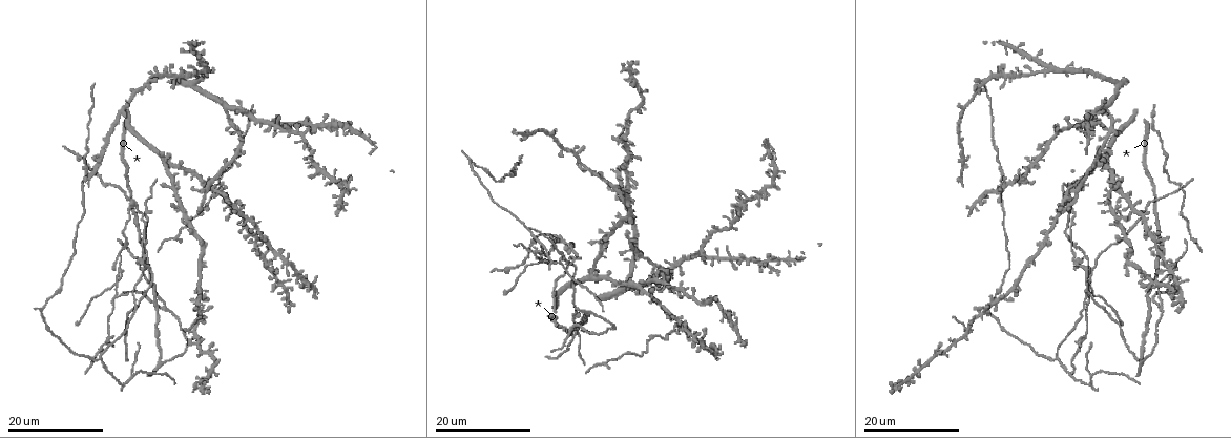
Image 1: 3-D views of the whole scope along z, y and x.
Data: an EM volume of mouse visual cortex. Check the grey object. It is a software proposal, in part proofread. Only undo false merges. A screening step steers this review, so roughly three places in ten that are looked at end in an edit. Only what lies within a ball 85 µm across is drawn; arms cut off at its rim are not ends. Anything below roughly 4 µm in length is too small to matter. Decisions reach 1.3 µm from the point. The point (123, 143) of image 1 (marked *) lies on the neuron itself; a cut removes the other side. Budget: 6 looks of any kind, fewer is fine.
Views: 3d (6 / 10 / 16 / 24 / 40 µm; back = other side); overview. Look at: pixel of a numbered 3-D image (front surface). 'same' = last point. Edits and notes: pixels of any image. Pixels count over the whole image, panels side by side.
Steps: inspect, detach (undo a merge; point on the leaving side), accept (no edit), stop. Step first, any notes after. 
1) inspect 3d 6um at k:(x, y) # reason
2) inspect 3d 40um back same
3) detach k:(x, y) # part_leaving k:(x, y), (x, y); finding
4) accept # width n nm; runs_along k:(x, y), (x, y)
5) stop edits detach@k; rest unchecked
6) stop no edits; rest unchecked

inspect 3d 24um at 1:(1093, 272) # arms part here

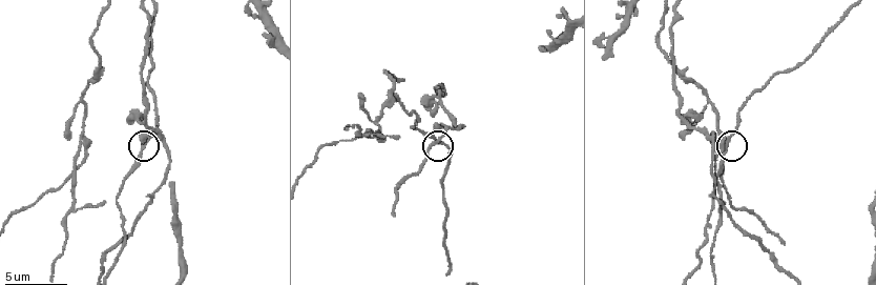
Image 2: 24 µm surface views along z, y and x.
inspect 3d 6um at 2:(728, 140) # closer look

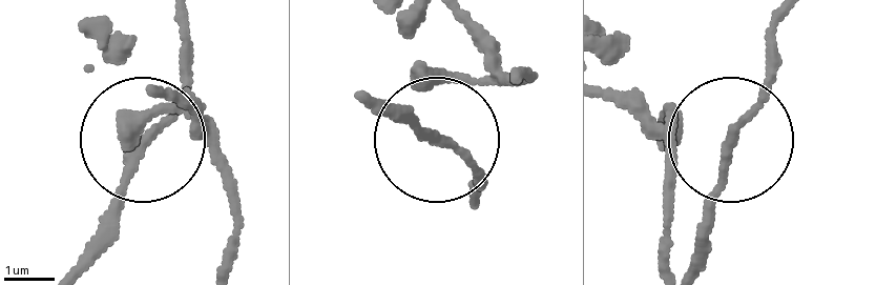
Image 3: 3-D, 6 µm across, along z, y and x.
inspect 3d 6um back at 3:(431, 134)

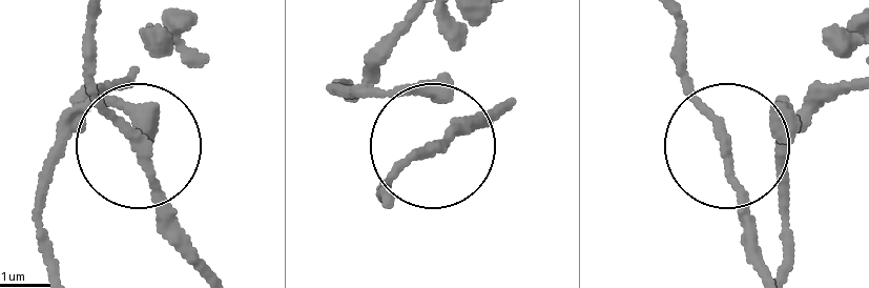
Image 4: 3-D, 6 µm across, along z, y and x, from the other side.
accept # side_arm 66 um; one neuron here

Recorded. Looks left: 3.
inspect 3d 24um at 1:(1160, 307) # three arms meet

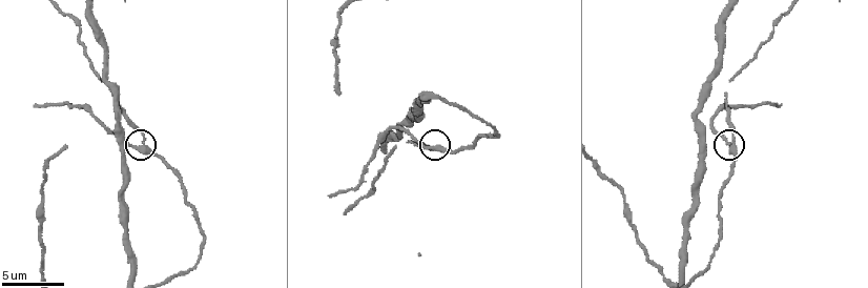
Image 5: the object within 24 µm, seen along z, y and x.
inspect 3d 6um at 5:(733, 141)

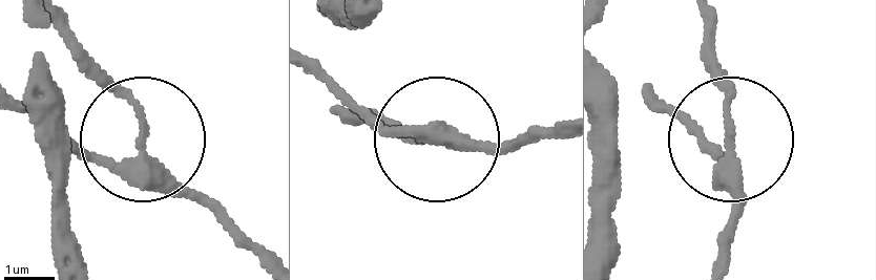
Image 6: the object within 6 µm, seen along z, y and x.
accept # runs_along 6:(714, 268), (735, 206), (735, 130), (710, 22); one neuron here

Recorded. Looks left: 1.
stop no edits; rest unchecked

